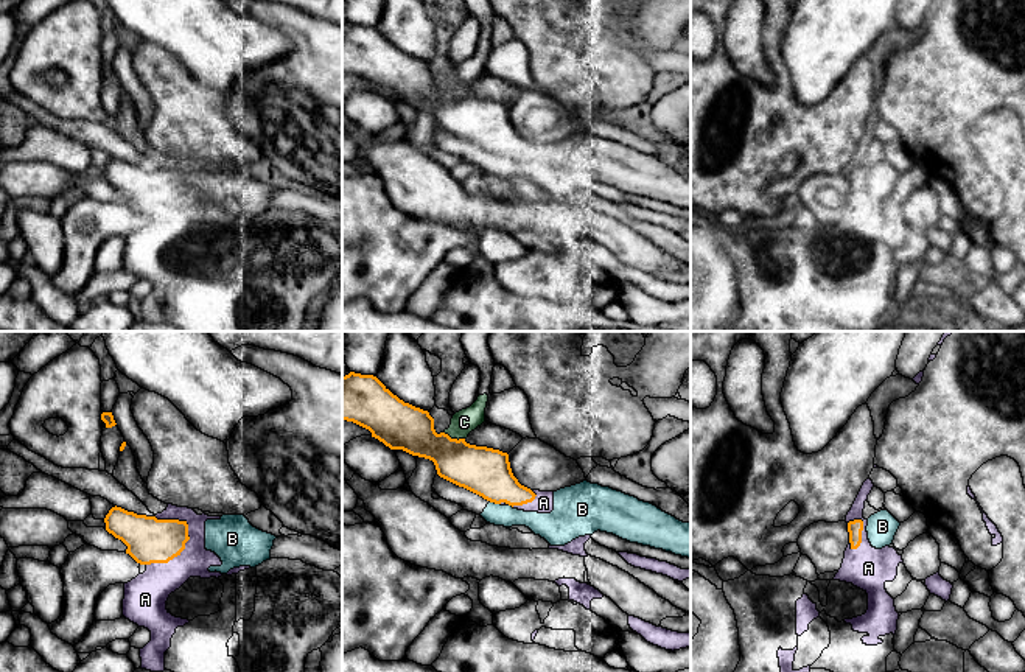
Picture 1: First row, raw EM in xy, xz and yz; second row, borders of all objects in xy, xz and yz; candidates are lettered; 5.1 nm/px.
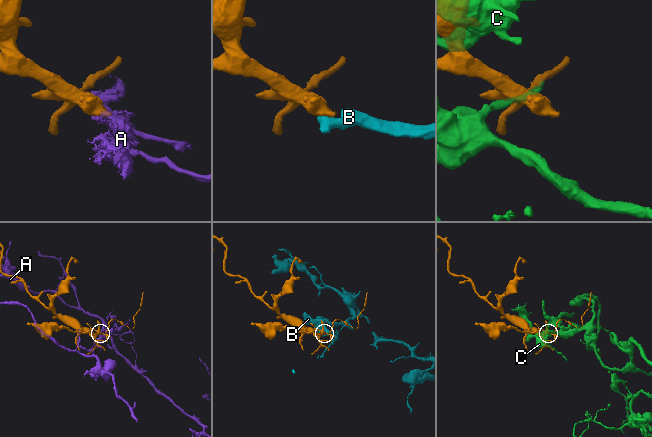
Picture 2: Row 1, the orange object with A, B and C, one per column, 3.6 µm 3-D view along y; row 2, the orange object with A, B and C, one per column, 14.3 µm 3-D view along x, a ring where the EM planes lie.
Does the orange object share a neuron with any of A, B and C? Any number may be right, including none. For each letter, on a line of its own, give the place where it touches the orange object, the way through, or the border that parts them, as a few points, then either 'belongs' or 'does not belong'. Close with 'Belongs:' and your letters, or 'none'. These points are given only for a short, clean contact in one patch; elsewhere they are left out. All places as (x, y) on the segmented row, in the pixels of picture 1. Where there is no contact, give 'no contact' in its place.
A: xy (179, 552) | along xy (185, 520), (185, 546), (167, 562), (146, 565) | does not belong
B: xz (495, 503) | across xz (486, 472), (495, 482), (495, 503), (495, 514) | belongs
C: xz (454, 439) | does not belong
Belongs: B

